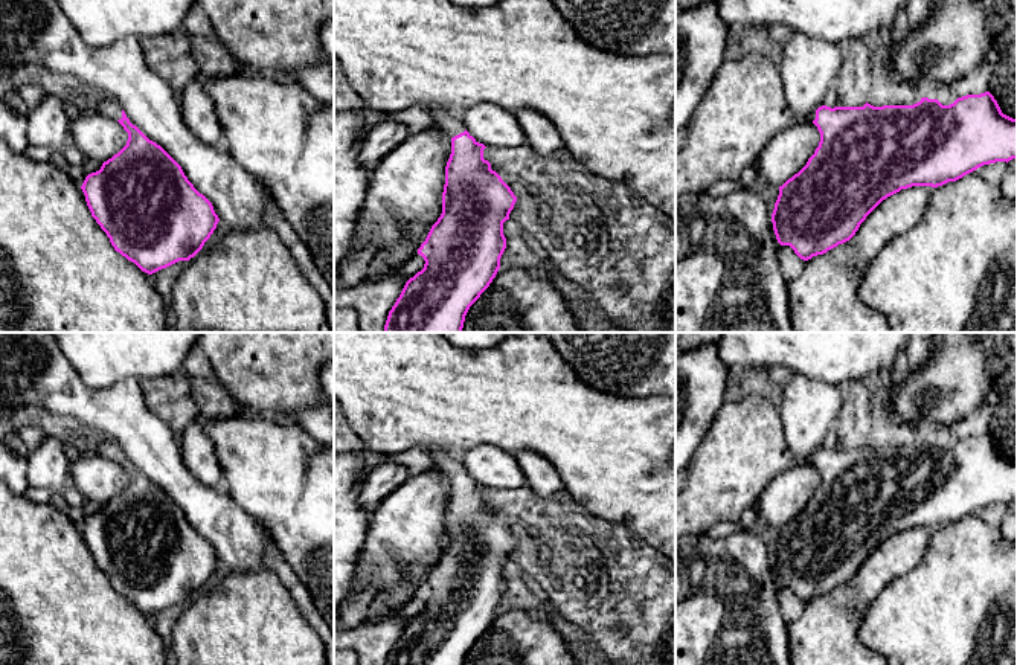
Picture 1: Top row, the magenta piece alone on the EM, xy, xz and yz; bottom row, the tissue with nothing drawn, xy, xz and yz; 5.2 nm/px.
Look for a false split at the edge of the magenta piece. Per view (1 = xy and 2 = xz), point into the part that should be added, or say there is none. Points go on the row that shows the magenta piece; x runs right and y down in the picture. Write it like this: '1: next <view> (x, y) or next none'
1: next xy (107, 107)
2: next xz (447, 121)

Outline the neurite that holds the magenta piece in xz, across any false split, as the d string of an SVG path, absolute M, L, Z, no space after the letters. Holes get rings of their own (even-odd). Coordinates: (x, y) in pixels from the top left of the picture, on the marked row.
M430 107L430 116L451 137L442 214L418 249L424 268L406 282L384 332L462 332L470 307L500 268L503 223L517 201L457 113Z

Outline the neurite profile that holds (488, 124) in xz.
M477 104L459 113L465 130L488 148L526 146L528 137L514 113L494 105Z

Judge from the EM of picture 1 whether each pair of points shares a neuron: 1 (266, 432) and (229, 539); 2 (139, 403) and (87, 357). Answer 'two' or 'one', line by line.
1: two
2: two

